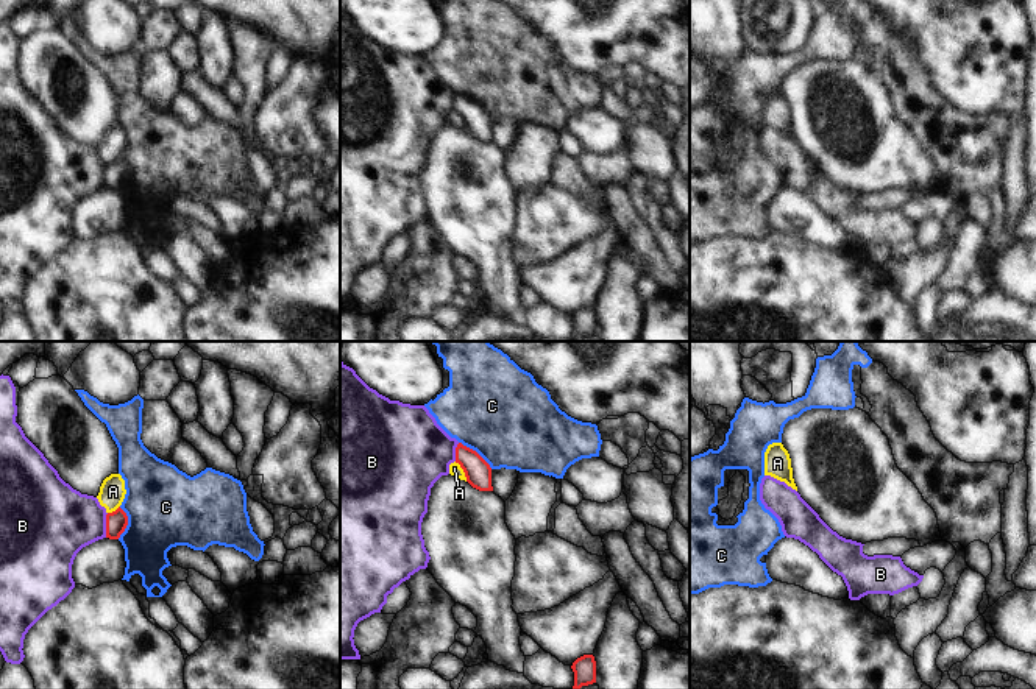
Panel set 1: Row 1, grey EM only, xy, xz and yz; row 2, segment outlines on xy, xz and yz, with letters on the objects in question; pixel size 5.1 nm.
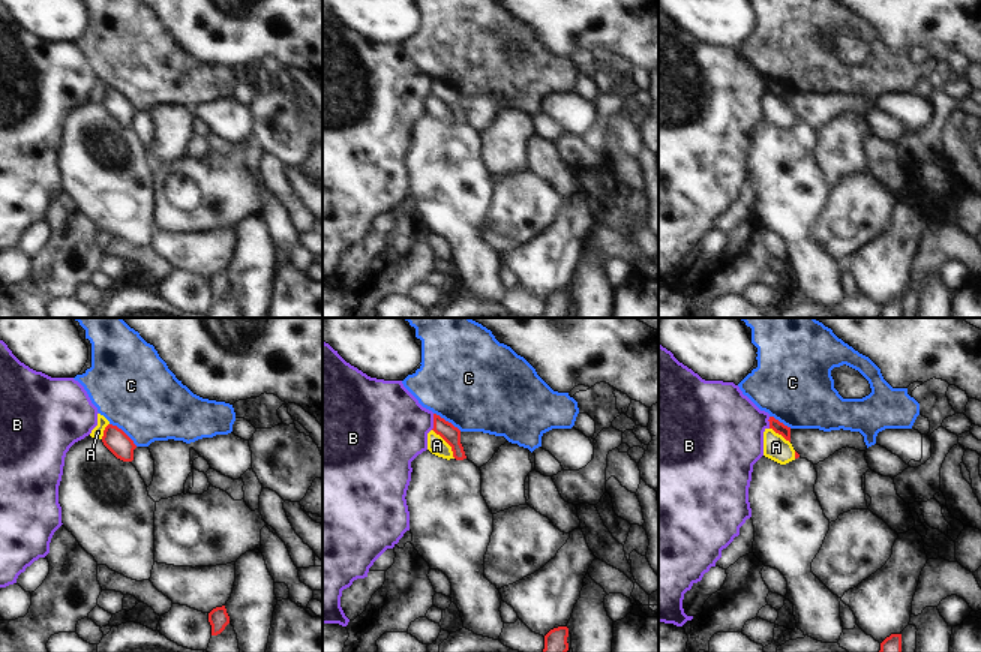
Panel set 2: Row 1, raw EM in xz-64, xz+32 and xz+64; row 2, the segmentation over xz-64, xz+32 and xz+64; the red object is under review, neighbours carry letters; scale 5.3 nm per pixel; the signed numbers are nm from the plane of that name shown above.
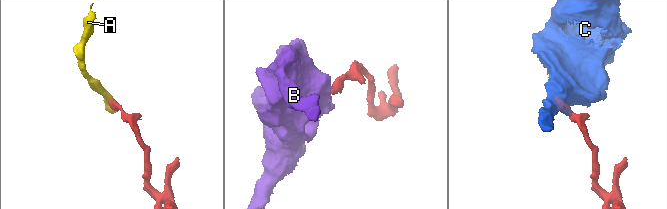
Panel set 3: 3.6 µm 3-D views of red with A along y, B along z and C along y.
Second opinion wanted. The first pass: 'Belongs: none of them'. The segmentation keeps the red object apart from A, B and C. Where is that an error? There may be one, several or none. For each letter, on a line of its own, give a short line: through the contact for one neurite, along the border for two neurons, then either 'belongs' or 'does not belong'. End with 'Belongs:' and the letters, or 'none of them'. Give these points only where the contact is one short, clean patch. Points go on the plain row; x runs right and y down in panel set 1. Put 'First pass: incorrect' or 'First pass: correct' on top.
First pass: correct
A: line xz (454, 113), (467, 131); does not belong
B: line xy (108, 164), (105, 187); does not belong
C: does not belong
Belongs: none of them

